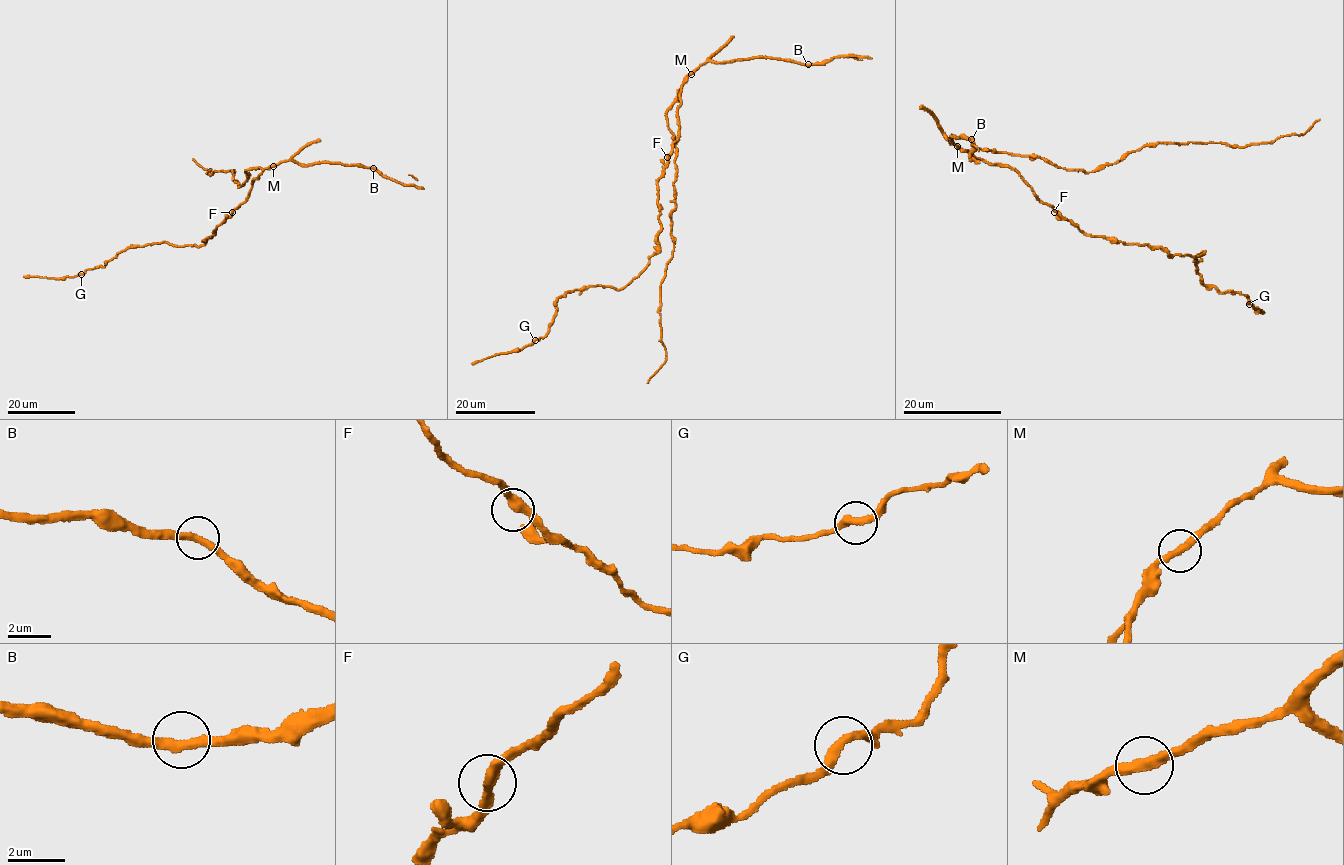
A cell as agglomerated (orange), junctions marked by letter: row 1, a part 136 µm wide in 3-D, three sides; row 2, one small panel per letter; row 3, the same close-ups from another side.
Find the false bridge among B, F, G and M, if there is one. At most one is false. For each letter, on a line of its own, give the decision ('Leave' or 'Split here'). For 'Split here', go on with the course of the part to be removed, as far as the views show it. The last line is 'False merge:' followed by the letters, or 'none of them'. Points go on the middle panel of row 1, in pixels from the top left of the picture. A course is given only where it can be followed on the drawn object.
B: Leave
F: Leave
G: Leave
M: Leave
False merge: none of them

